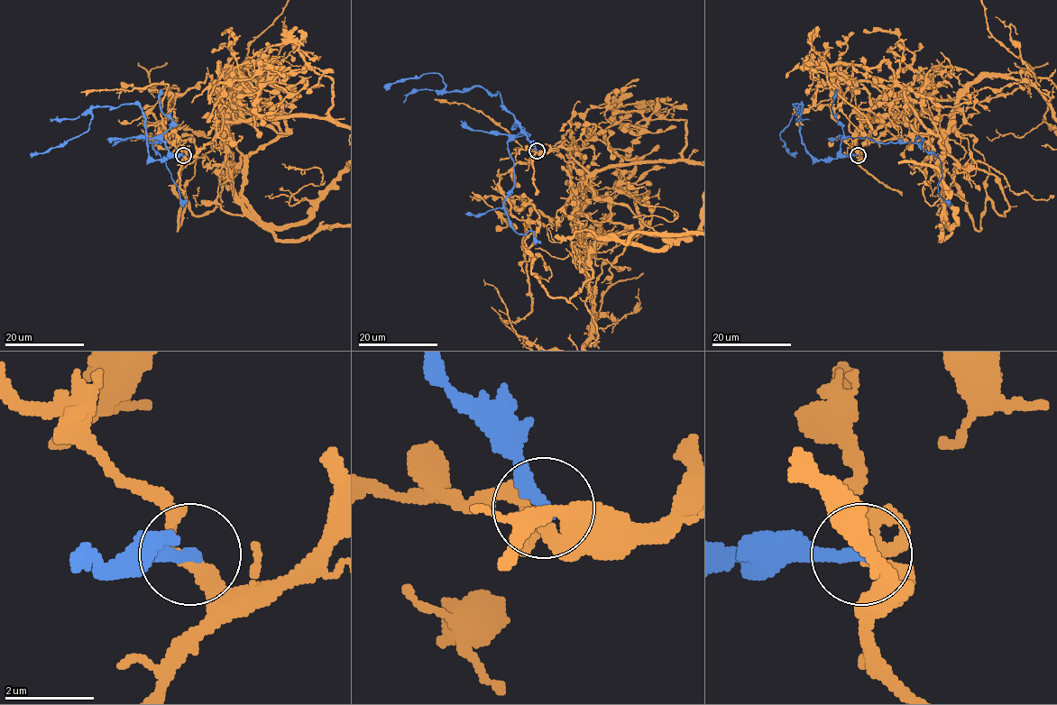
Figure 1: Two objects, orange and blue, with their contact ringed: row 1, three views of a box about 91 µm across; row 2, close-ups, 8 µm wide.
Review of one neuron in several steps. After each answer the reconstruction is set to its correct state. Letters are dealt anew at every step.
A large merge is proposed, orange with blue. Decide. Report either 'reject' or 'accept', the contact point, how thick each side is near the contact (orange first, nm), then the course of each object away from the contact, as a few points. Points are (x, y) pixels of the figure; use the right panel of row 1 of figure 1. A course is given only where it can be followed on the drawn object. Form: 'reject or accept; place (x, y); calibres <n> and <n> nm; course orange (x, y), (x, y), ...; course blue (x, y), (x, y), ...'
reject; place (858, 155); calibres 320 and 280 nm; course blue (858, 155), (815, 160), (802, 140), (799, 123), (801, 105), (794, 104), (799, 107), (780, 137), (795, 157)

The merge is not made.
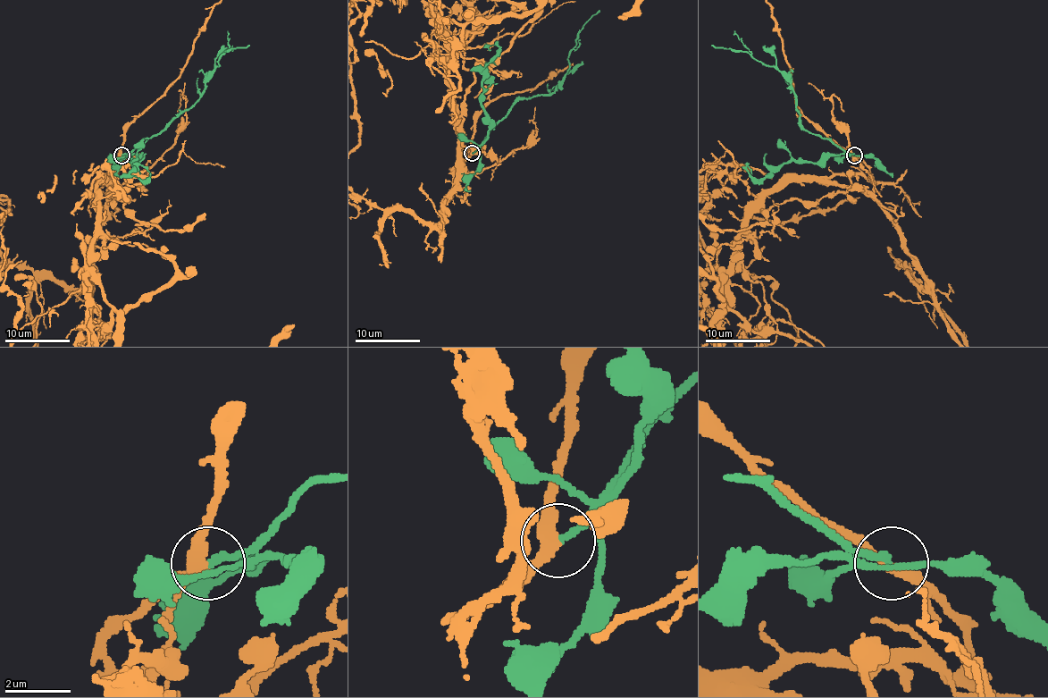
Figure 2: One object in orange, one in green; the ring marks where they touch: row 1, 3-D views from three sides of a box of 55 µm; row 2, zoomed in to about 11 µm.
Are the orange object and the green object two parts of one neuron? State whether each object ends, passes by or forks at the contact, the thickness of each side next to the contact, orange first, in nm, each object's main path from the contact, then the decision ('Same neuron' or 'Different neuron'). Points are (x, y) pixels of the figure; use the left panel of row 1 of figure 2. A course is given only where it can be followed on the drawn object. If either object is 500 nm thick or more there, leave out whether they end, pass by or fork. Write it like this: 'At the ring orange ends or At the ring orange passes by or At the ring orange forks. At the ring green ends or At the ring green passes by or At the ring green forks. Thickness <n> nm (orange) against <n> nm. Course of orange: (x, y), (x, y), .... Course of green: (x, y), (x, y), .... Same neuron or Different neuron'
At the ring orange passes by. At the ring green ends. Thickness 280 nm (orange) against 200 nm. Course of green: (121, 155), (142, 139), (160, 133), (191, 106), (199, 97), (204, 80), (227, 52), (249, 45). Same neuron

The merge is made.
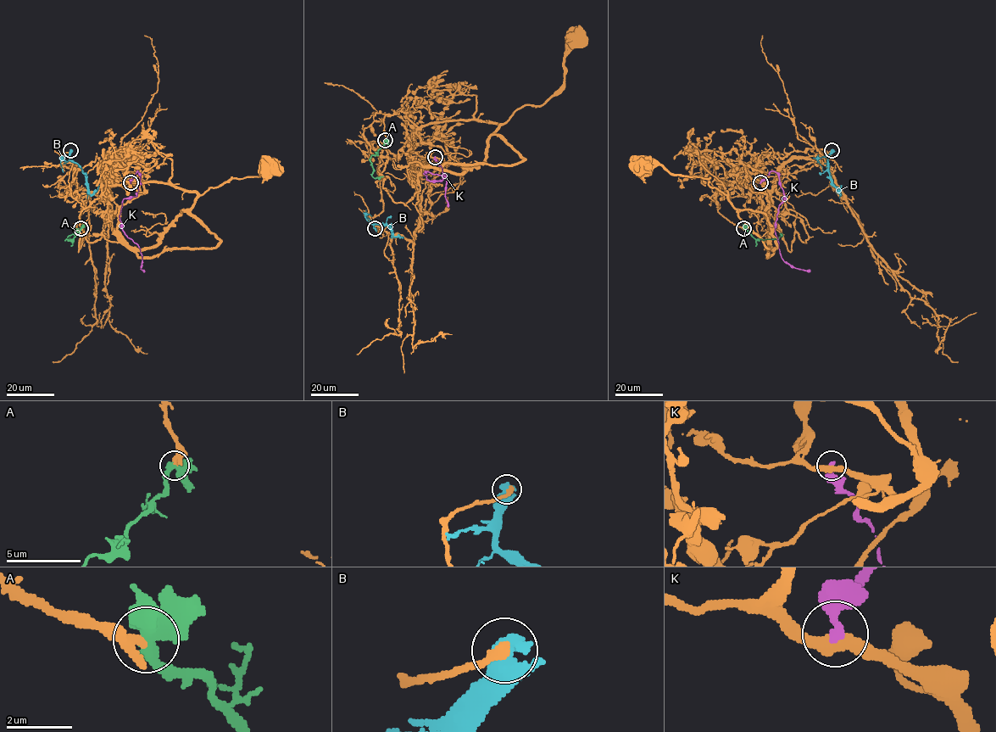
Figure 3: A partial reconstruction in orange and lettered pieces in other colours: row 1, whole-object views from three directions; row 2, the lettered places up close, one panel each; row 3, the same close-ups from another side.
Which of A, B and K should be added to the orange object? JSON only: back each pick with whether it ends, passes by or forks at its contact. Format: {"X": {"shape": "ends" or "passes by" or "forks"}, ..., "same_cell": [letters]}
{"A": {"shape": "passes by"}, "same_cell": ["A"]}

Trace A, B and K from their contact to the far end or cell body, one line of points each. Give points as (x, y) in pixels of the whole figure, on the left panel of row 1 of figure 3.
A: (81, 228), (72, 239), (65, 240), (69, 235), (79, 234)
B: (71, 150), (69, 159), (81, 169), (88, 192), (93, 194), (99, 185)
K: (130, 183), (138, 171), (138, 191), (135, 197), (124, 199), (119, 220), (124, 232), (138, 246), (144, 271)

